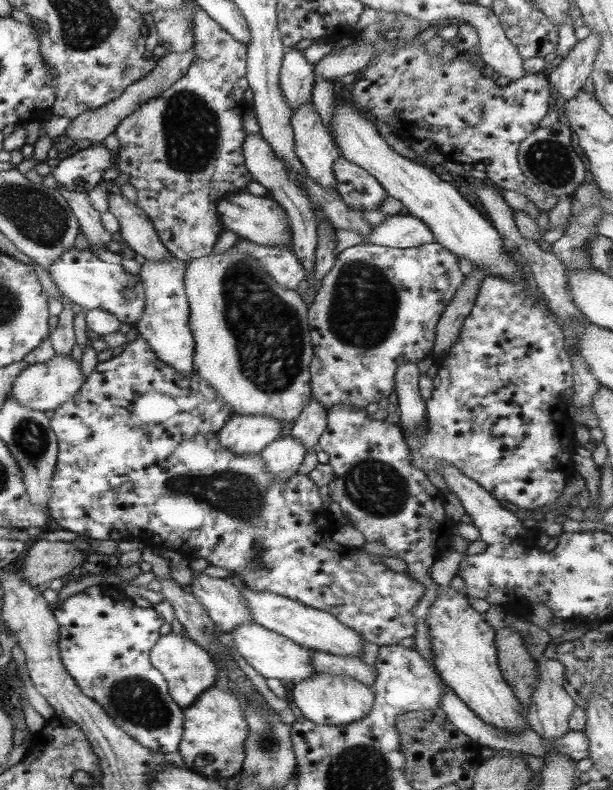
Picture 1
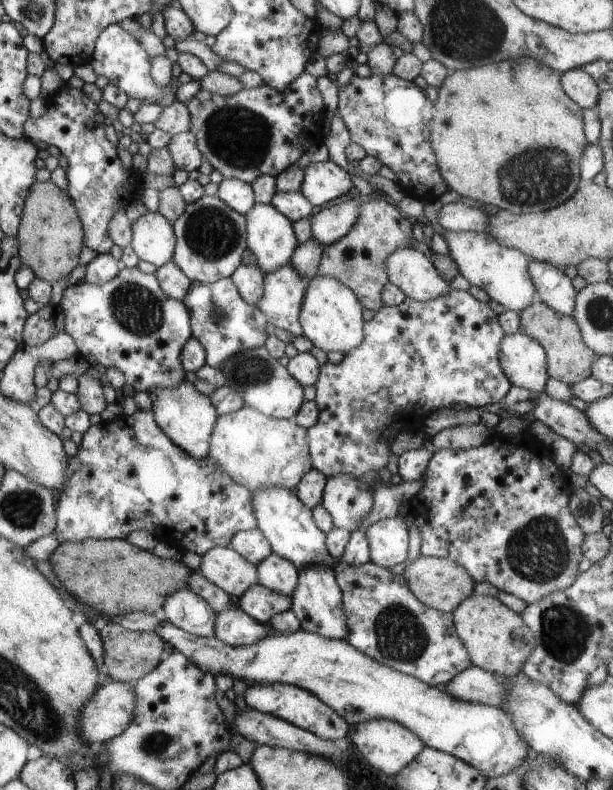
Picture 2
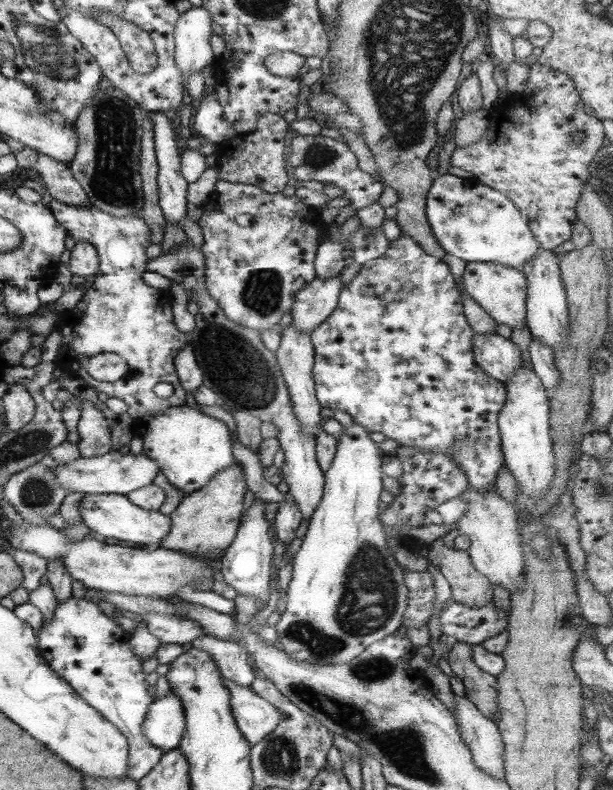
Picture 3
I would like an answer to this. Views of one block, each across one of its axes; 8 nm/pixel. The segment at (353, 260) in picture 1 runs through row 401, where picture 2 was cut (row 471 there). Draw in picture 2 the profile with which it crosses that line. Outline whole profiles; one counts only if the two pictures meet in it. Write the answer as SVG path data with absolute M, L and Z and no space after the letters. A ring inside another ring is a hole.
M450 290L448 296L439 296L433 298L430 302L420 302L416 299L406 297L405 300L396 305L382 305L380 310L376 311L374 317L364 324L364 340L360 346L356 346L350 354L345 354L344 360L338 364L330 364L327 361L320 366L320 374L318 380L314 384L316 388L315 402L318 404L319 415L314 426L307 430L309 451L313 468L324 474L326 477L334 474L350 474L362 482L366 482L368 486L374 489L374 480L378 478L378 472L388 464L390 458L391 444L397 435L402 432L410 432L410 434L423 433L424 422L433 413L433 411L442 410L442 408L451 408L456 404L463 404L467 407L480 408L480 406L488 406L495 402L501 402L510 390L511 384L504 371L501 370L499 361L500 343L504 338L505 332L500 326L497 314L494 313L490 305L478 302L469 292Z

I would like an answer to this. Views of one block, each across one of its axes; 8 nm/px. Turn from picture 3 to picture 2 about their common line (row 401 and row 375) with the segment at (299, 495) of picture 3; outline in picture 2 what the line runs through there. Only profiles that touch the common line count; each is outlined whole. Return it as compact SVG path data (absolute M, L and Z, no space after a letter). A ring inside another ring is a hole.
M265 344L260 348L236 354L234 358L228 358L228 362L224 362L222 366L222 372L231 381L230 386L240 392L245 406L259 410L275 419L292 420L305 401L302 396L303 386L296 382L286 367L270 356Z

